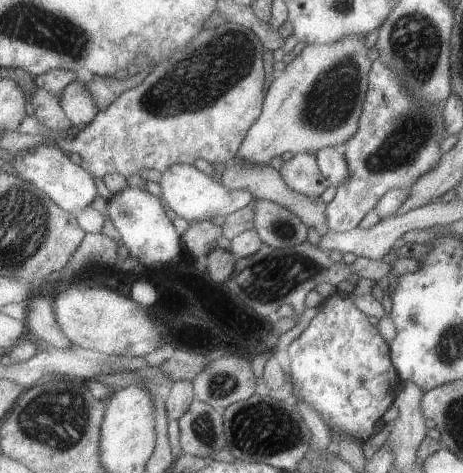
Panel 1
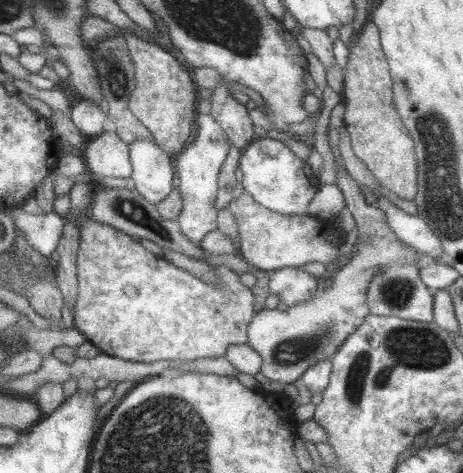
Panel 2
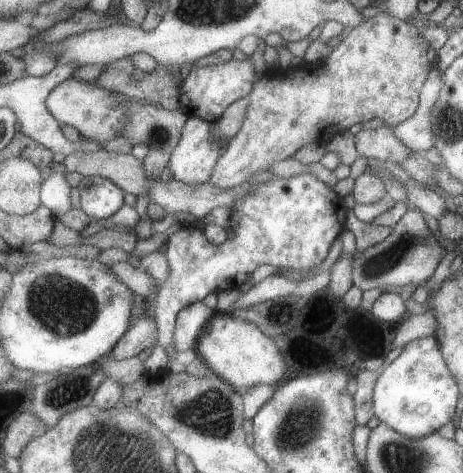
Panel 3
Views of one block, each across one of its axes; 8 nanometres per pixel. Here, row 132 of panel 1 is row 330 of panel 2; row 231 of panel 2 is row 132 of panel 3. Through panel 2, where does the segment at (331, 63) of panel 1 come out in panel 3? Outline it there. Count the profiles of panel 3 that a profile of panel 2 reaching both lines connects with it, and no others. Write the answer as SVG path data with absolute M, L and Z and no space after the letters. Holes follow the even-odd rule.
M387 125L377 129L360 129L353 136L353 144L357 155L375 160L398 163L411 154L411 150L393 136Z

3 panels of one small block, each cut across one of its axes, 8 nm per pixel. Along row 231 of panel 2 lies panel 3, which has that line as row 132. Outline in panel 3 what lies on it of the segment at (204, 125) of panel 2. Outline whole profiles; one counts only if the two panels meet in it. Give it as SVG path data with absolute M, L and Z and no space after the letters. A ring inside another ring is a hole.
M188 113L181 138L170 152L168 167L172 178L186 185L207 183L221 149L211 140L210 122Z

